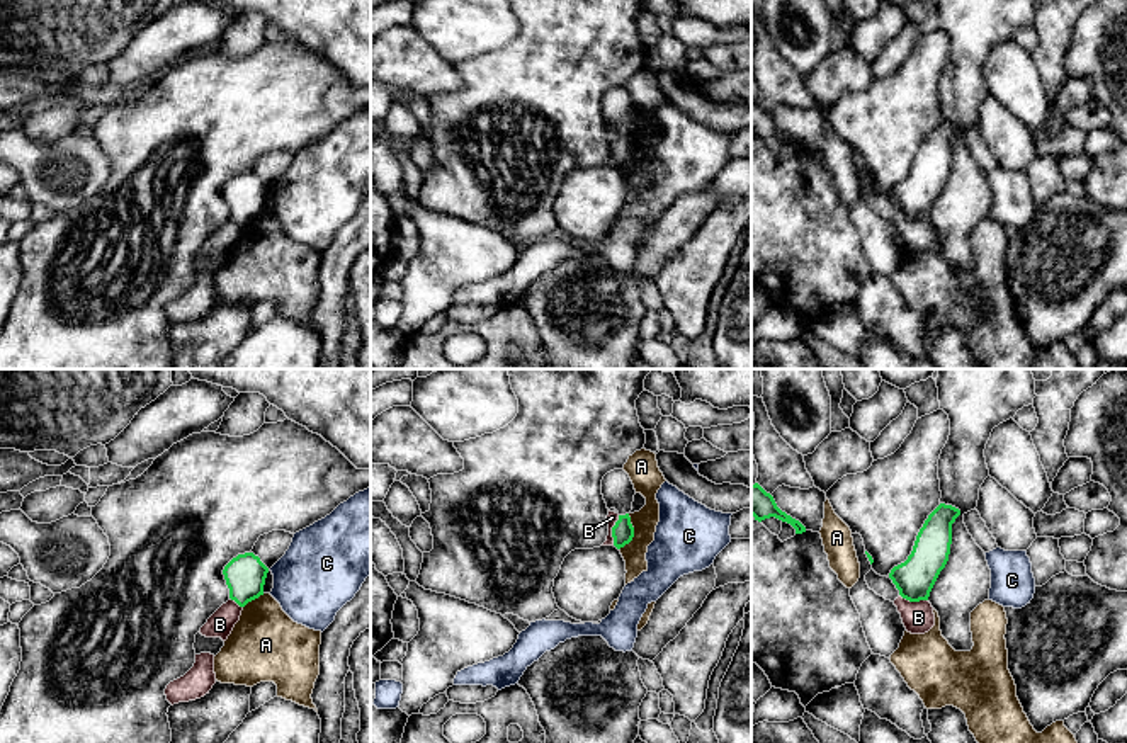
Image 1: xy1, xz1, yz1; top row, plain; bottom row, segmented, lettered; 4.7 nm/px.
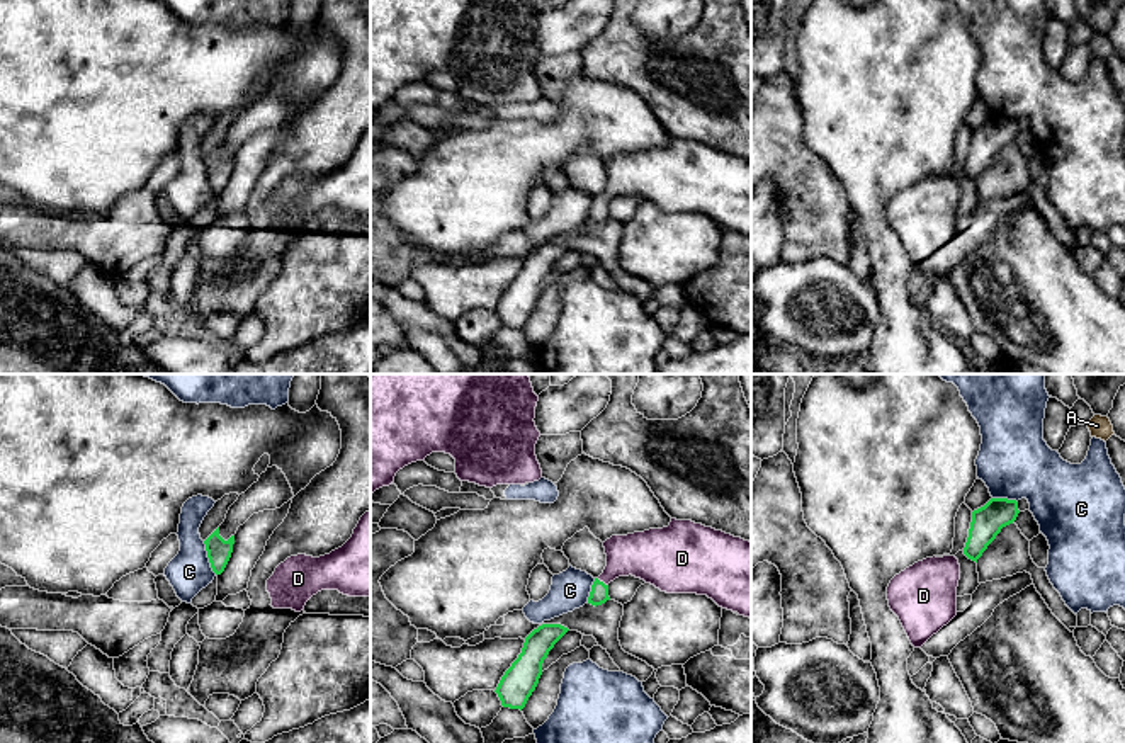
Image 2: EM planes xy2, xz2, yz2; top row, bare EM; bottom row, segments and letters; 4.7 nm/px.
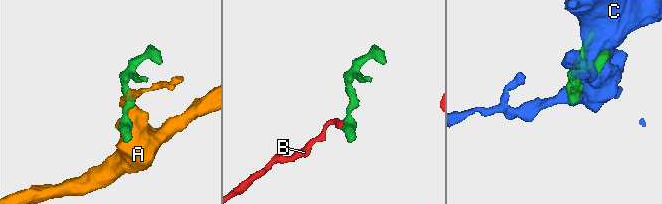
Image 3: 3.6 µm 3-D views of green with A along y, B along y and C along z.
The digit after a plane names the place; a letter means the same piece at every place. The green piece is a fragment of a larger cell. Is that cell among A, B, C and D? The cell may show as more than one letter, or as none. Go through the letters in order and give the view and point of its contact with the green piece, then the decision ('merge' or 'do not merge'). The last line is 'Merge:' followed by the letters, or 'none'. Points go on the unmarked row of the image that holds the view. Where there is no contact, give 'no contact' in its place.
A: xz1 (633, 152) | do not merge
B: xz1 (612, 150) | do not merge
C: xy2 (208, 175) | do not merge
D: xz2 (602, 201) | merge
Merge: D

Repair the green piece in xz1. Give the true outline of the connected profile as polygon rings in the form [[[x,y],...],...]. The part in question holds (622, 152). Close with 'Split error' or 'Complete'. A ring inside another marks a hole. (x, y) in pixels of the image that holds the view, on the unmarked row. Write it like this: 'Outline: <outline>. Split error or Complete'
Outline: [[[629,133],[619,134],[619,139],[612,146],[612,156],[614,156],[614,165],[617,168],[624,167],[629,163],[634,156],[634,146],[631,143]]]. Complete

